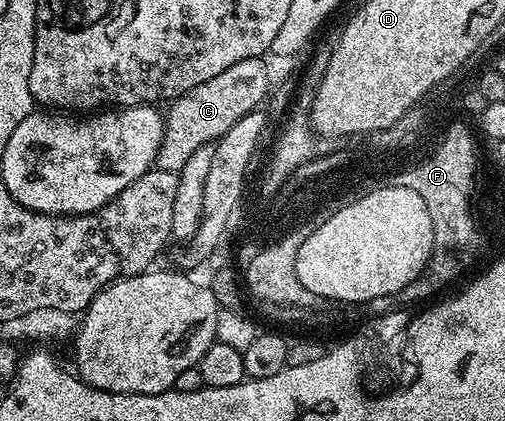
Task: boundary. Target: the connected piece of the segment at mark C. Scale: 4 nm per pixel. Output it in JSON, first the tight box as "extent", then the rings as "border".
{"extent":[157,56,270,173],"border":[[[253,56],[244,58],[244,62],[236,62],[236,66],[228,66],[216,78],[208,78],[208,82],[200,82],[192,91],[177,97],[169,105],[170,113],[164,116],[166,129],[162,135],[162,145],[158,151],[157,167],[166,172],[181,173],[182,167],[200,150],[200,146],[214,144],[240,118],[244,118],[254,109],[261,109],[270,94],[268,66],[265,59]]]}

